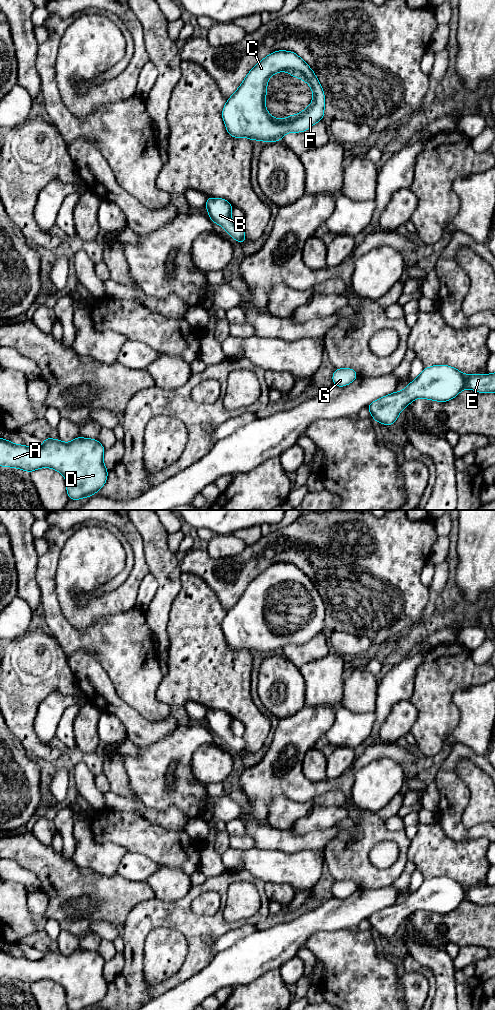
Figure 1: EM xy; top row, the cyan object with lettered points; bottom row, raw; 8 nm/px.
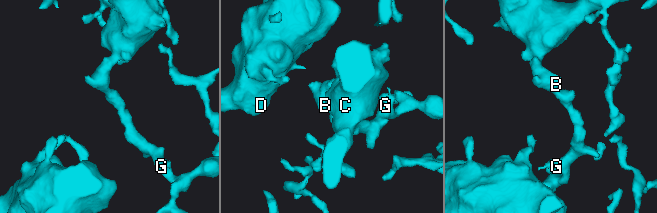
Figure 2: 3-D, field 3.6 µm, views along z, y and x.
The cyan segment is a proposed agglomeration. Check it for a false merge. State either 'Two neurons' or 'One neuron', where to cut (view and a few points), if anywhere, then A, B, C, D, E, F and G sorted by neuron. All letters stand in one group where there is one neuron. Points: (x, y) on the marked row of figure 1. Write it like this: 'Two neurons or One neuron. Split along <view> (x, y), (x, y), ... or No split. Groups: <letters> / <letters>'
One neuron. No split. Groups: A B C D E F G

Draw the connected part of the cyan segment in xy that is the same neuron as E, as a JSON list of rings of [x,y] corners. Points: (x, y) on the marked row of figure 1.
[[[433,365],[424,368],[405,389],[373,401],[367,409],[374,421],[389,426],[415,399],[447,402],[465,388],[479,393],[495,393],[495,373],[466,375],[449,365]]]

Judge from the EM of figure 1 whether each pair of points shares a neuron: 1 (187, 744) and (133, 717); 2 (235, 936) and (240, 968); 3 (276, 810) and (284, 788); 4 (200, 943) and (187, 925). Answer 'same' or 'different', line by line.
1: different
2: different
3: different
4: same

